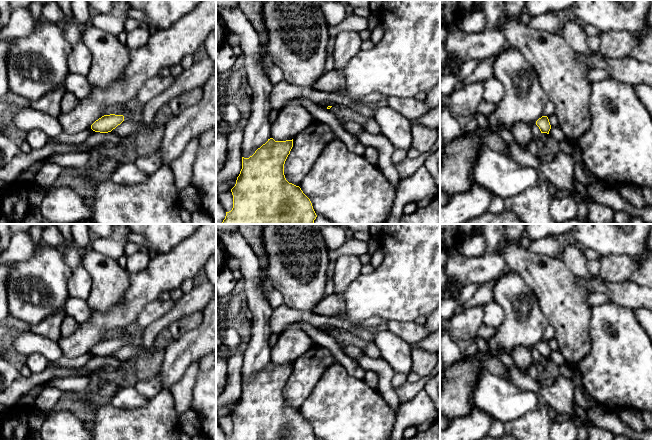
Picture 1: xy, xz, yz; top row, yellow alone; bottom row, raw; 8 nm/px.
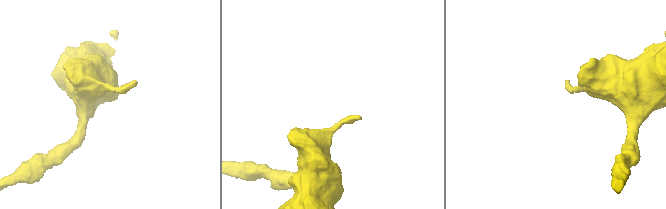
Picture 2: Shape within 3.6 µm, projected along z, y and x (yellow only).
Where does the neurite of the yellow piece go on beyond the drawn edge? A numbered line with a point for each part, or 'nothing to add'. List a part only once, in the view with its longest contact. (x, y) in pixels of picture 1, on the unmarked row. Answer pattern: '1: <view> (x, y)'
nothing to add

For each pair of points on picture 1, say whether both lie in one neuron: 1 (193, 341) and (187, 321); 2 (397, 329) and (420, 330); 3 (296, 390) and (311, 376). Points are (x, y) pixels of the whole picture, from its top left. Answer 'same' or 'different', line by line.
1: different
2: same
3: same

